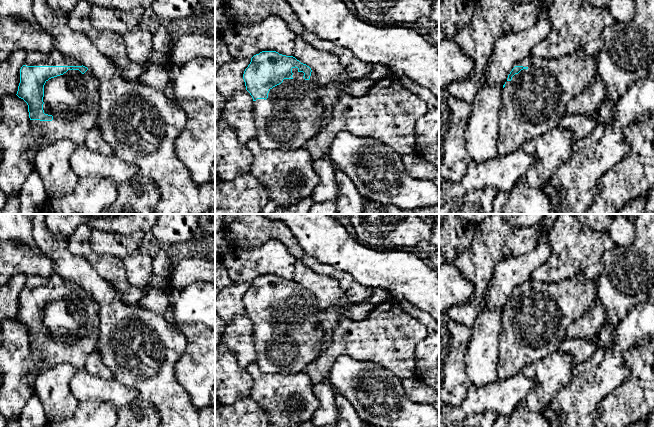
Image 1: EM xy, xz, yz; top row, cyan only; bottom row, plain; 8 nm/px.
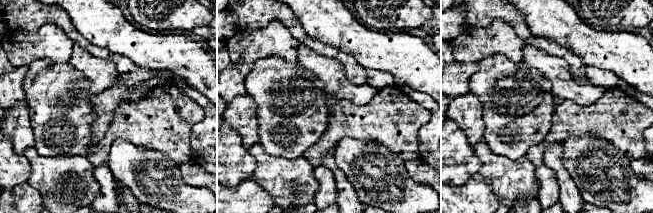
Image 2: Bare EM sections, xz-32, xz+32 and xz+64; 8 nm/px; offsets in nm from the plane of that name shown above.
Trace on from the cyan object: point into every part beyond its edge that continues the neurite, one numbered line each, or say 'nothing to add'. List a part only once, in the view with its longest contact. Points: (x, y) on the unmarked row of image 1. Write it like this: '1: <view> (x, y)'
1: xz (290, 340)

